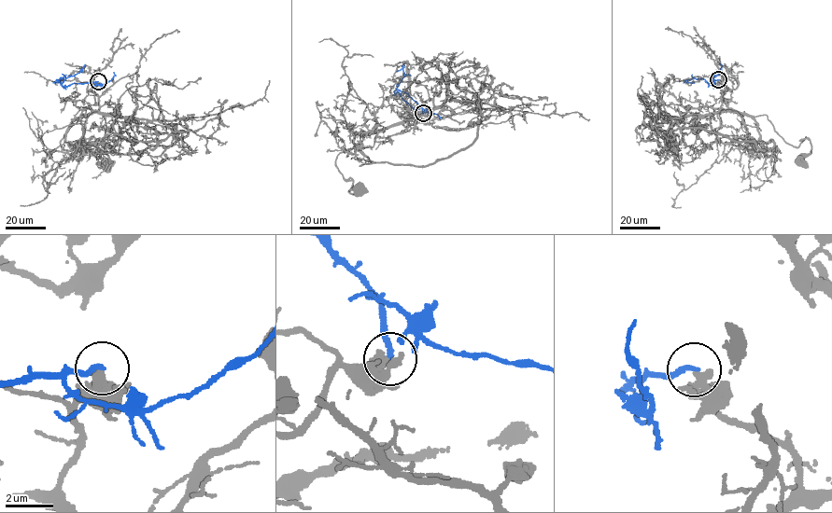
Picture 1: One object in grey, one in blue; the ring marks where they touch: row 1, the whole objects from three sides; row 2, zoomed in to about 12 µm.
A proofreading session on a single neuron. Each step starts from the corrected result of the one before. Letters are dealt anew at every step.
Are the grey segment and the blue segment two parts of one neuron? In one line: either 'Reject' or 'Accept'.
Reject

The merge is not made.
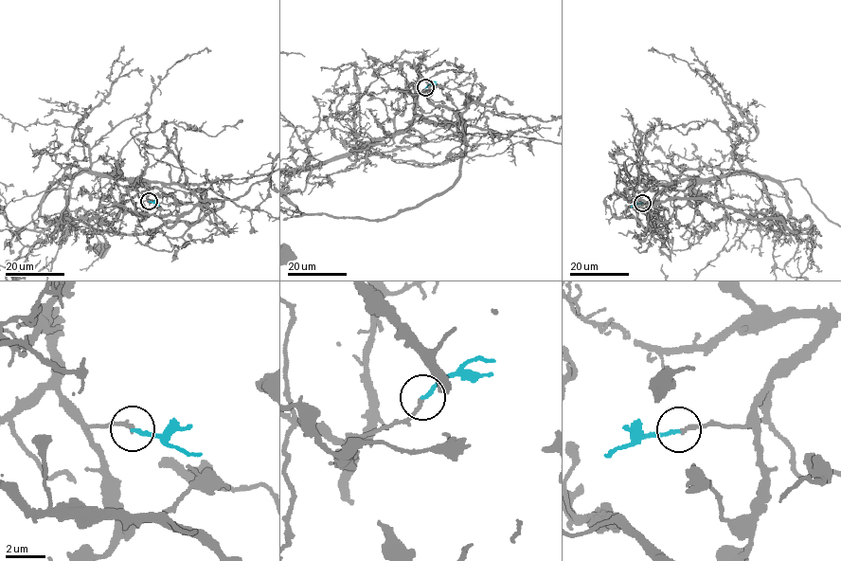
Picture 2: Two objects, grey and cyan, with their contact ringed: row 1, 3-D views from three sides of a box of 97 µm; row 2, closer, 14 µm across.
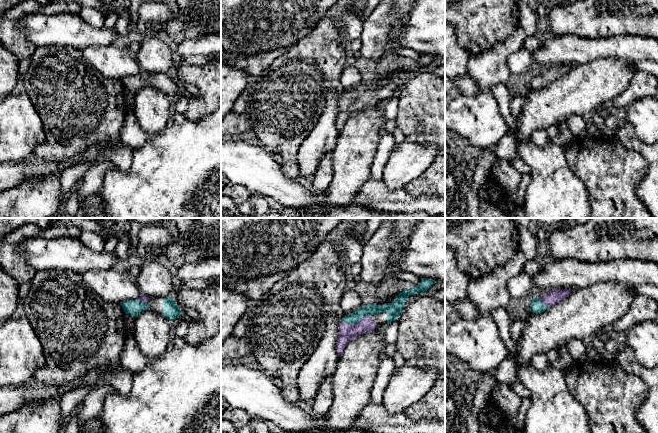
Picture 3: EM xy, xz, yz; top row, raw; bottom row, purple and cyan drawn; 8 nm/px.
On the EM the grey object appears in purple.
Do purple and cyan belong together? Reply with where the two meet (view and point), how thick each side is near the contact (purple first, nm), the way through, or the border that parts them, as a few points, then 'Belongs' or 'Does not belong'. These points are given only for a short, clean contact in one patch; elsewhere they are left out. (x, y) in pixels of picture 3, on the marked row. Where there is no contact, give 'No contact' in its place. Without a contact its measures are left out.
Touches purple at xz (356, 323). Thickness 130 nm (purple) against 100 nm. Path across: xz (346, 332), (356, 323), (371, 309). Belongs

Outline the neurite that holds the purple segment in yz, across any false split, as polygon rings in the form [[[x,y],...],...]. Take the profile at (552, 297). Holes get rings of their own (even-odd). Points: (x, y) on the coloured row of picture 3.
[[[553,289],[543,293],[540,297],[534,297],[530,305],[530,311],[533,314],[542,313],[569,296],[572,291],[571,289]]]

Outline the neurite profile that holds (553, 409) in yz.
[[[527,365],[517,368],[516,375],[531,393],[524,433],[591,433],[587,410],[570,393],[564,371],[551,365],[544,370]]]

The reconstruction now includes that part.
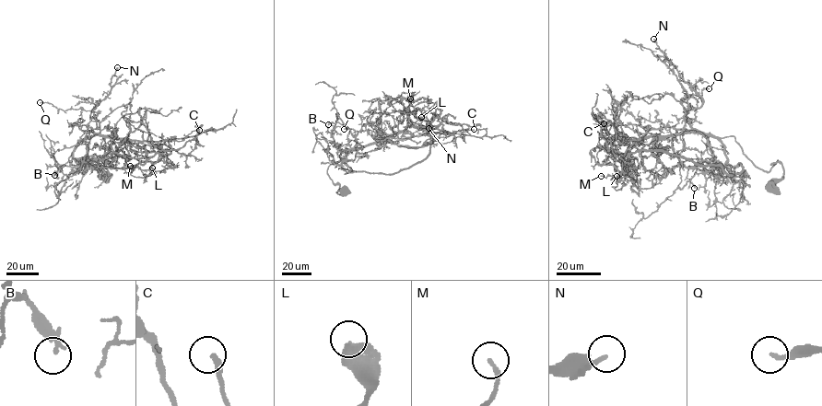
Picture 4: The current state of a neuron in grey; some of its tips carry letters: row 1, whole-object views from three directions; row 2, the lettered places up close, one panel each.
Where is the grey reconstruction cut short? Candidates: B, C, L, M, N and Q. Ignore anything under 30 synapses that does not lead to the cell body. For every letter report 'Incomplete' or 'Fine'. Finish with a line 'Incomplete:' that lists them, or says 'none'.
B: Fine
C: Fine
L: Fine
M: Fine
N: Fine
Q: Fine
Incomplete: none

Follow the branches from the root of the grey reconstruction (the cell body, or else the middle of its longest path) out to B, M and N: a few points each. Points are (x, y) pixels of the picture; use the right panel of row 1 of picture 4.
B: (772, 185), (784, 178), (780, 163), (762, 170), (733, 136), (709, 135), (716, 168), (688, 166), (694, 188)
M: (772, 185), (780, 163), (762, 170), (733, 136), (700, 131), (639, 138), (628, 145), (633, 179), (601, 176)
N: (772, 185), (784, 178), (780, 163), (762, 170), (733, 136), (690, 125), (687, 112), (702, 99), (653, 39)

